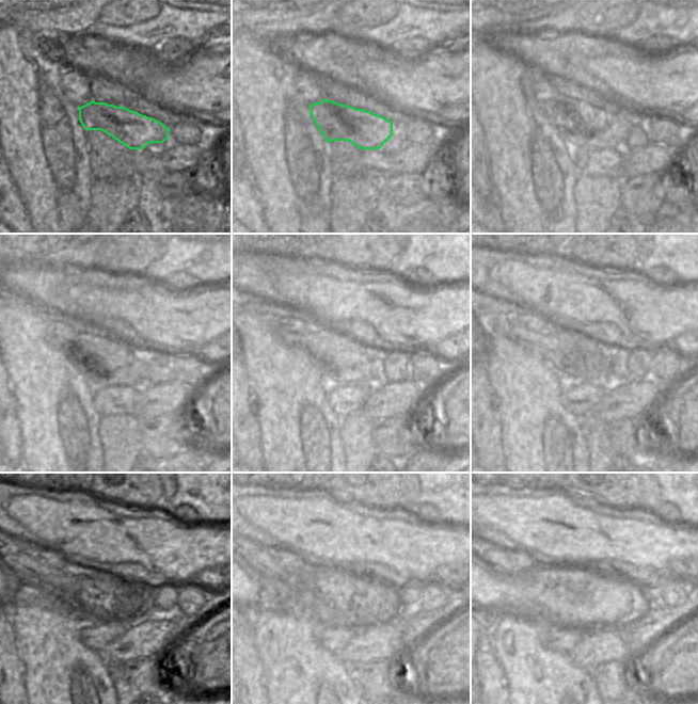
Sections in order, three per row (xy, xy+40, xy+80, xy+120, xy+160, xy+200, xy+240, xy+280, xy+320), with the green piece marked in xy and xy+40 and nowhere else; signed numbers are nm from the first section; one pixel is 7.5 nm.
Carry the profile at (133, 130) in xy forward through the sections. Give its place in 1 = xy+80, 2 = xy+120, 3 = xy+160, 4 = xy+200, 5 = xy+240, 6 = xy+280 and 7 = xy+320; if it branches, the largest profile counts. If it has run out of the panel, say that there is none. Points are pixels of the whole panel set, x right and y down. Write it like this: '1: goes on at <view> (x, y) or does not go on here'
1: goes on at xy+80 (582, 125)
2: goes on at xy+120 (111, 362)
3: goes on at xy+160 (348, 362)
4: goes on at xy+200 (545, 347)
5: goes on at xy+240 (24, 565)
6: goes on at xy+280 (263, 563)
7: goes on at xy+320 (500, 558)

